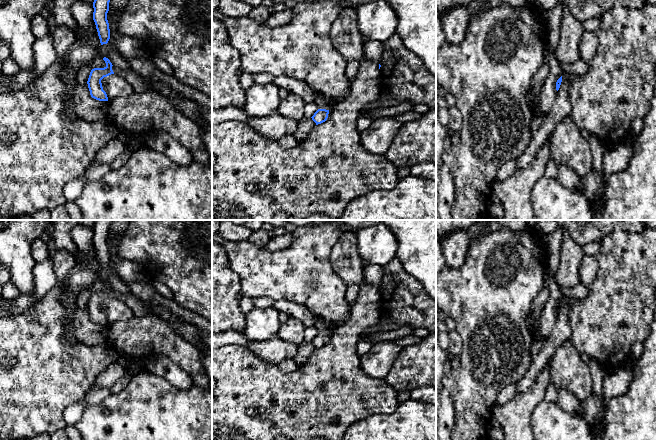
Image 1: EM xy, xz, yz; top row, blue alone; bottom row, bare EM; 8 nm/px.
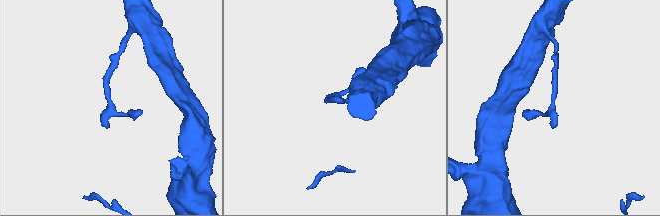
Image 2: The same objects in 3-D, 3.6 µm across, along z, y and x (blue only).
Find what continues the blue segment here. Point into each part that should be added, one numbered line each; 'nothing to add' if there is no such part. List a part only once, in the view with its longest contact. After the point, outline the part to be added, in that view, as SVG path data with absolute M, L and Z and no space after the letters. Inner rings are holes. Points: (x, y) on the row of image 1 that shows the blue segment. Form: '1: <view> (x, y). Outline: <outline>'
nothing to add

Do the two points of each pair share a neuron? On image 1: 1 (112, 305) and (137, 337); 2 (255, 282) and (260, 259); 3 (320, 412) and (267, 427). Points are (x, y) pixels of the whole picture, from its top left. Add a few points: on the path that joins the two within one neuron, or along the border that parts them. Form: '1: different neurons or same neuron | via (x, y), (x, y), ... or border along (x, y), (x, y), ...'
1: different neurons | border along (133, 315), (128, 319), (117, 320), (108, 324)
2: same neuron | via (260, 276), (260, 265)
3: same neuron | via (307, 412), (280, 415)

